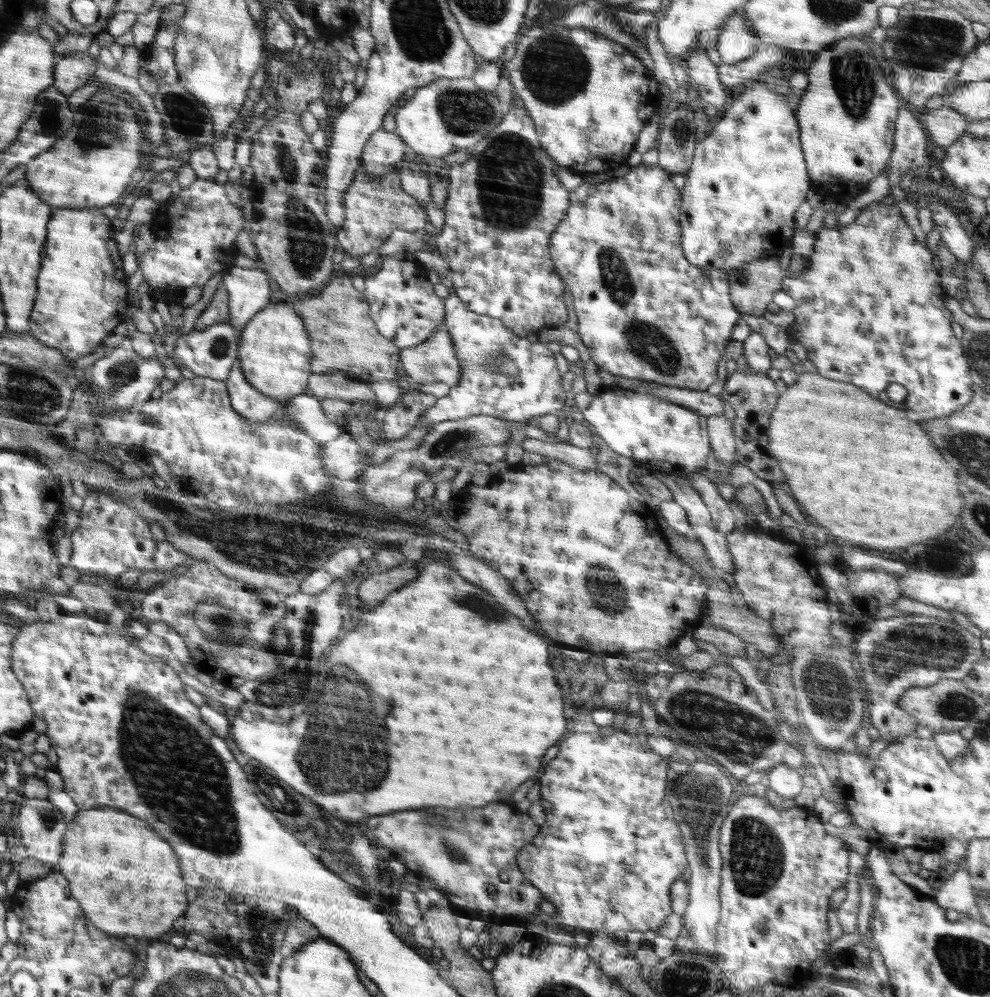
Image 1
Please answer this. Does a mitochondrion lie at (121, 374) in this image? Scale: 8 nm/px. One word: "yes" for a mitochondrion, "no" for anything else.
yes

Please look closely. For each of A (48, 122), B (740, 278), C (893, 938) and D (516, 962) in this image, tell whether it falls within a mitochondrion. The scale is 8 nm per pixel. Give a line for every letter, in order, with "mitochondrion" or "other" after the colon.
A: mitochondrion
B: mitochondrion
C: other
D: other

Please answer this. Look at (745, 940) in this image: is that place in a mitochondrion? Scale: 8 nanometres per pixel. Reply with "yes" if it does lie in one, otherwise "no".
no

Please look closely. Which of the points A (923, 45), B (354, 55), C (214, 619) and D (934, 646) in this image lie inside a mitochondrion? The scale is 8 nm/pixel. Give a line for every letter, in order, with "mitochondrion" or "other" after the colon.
A: mitochondrion
B: other
C: mitochondrion
D: mitochondrion

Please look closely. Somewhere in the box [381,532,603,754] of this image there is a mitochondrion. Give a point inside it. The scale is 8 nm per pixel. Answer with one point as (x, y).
(476, 605)

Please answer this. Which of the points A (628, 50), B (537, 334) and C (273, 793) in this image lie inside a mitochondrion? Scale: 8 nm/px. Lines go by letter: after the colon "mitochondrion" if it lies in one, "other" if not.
A: other
B: other
C: mitochondrion

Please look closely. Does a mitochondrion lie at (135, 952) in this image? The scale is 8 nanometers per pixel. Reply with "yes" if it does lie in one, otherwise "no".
no

